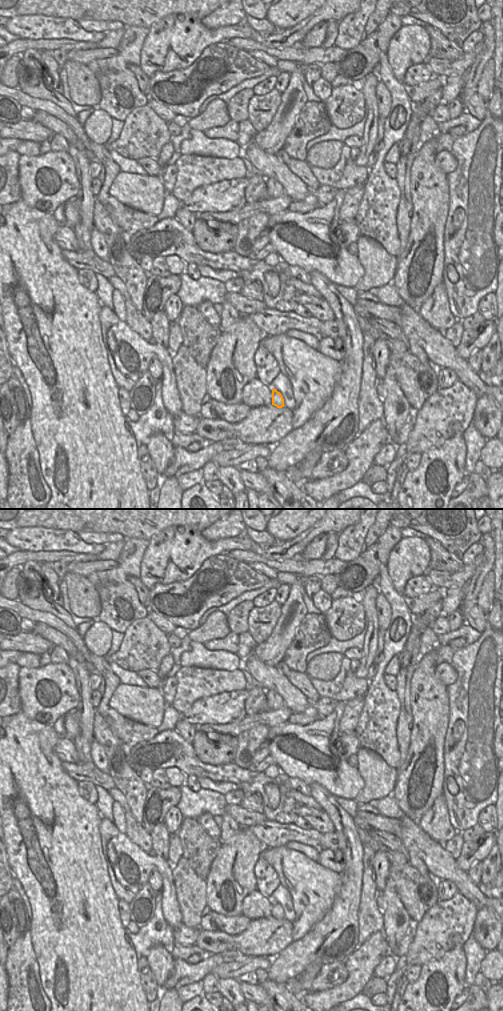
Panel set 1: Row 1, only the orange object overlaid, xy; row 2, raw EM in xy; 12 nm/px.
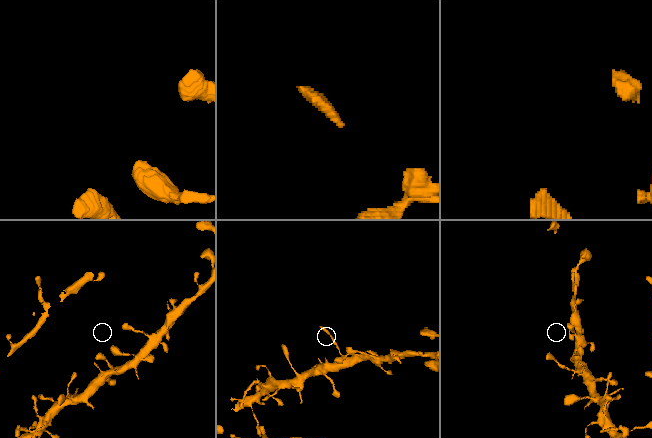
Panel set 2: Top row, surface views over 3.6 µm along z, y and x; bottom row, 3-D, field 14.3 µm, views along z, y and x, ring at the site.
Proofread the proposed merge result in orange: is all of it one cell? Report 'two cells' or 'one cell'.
one cell

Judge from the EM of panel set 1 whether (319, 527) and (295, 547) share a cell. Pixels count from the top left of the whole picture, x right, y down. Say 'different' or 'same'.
same

